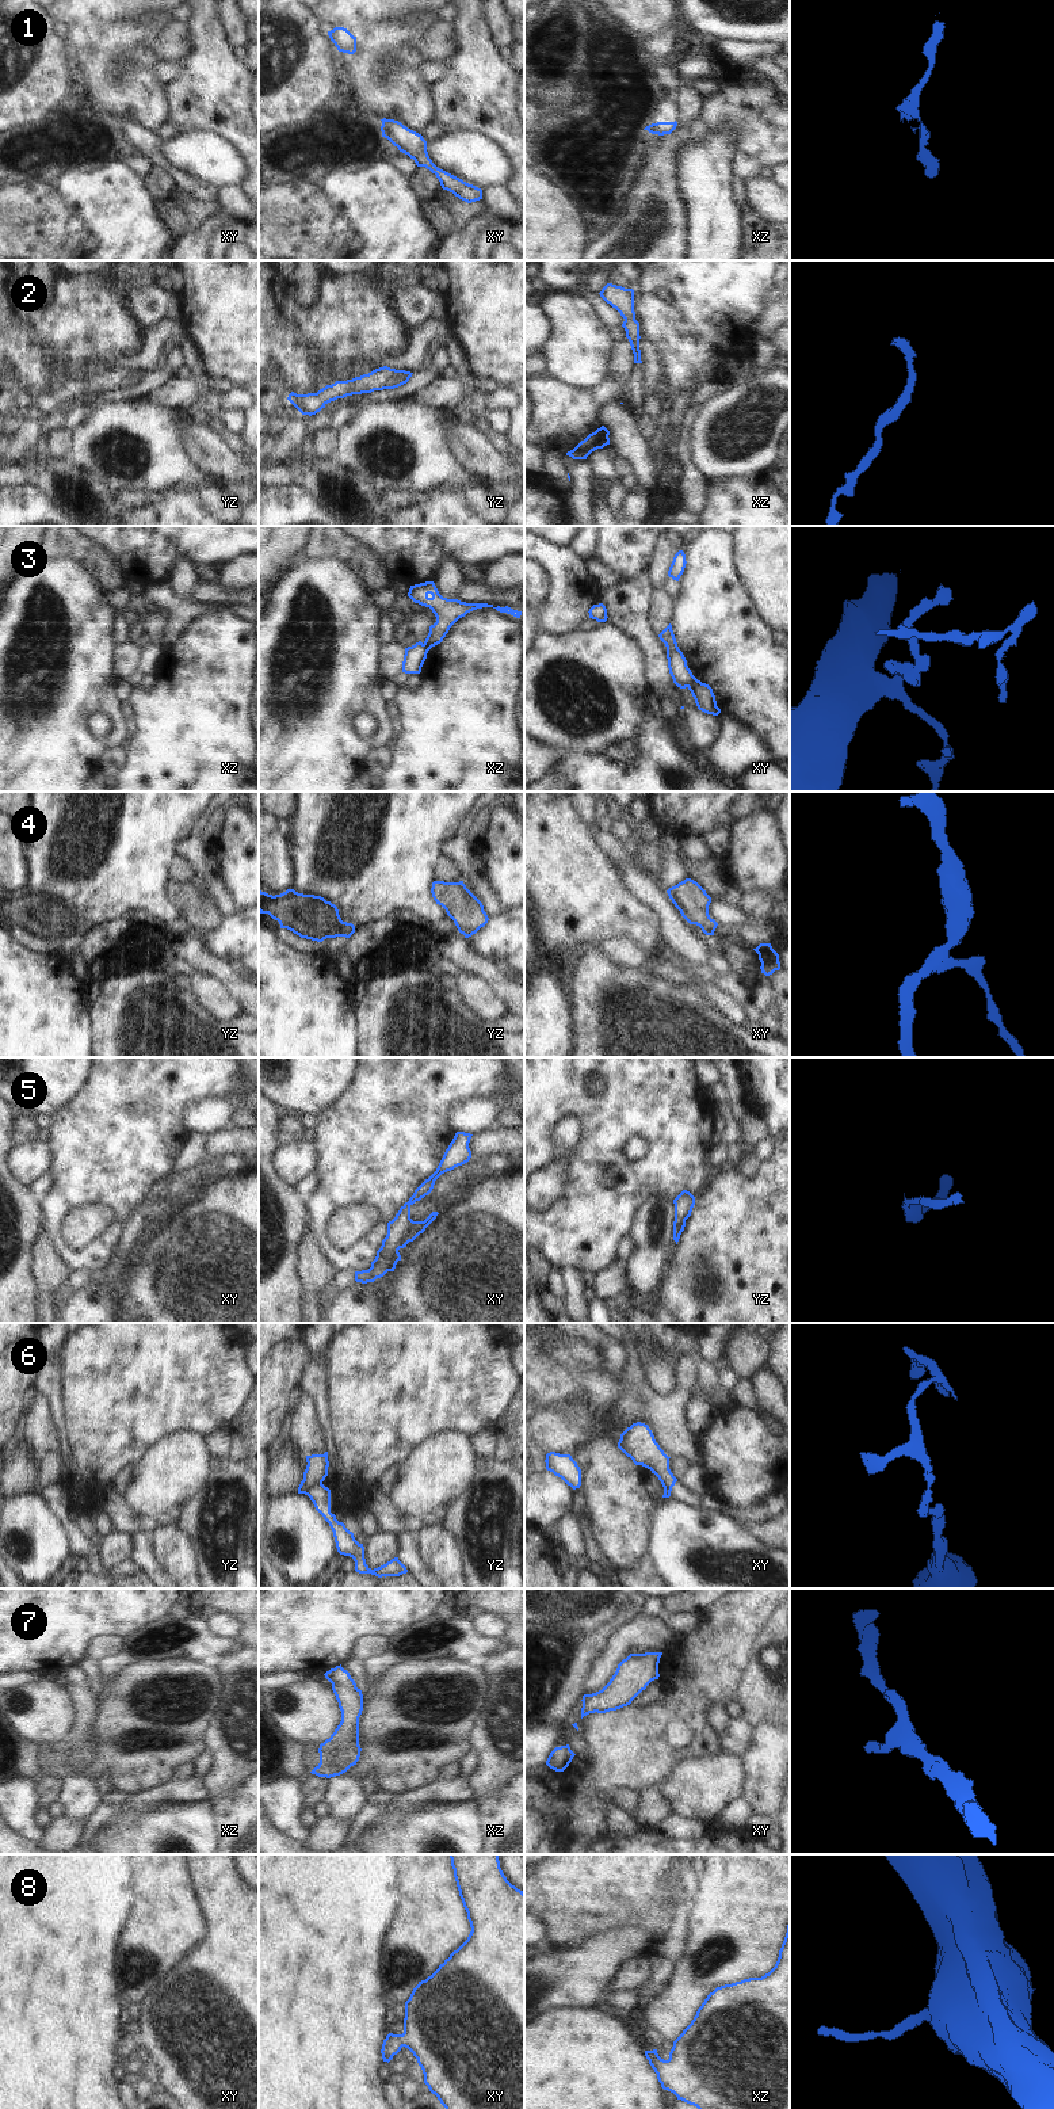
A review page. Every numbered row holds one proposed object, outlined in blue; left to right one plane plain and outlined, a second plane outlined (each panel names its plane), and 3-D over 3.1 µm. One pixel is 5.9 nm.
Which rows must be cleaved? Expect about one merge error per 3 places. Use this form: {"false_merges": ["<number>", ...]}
{"false_merges": ["3", "6"]}

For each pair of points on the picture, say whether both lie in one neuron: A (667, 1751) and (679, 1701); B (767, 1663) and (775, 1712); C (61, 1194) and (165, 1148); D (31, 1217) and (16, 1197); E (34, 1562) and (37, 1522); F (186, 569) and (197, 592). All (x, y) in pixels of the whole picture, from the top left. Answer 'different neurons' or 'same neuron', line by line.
A: same neuron
B: same neuron
C: same neuron
D: same neuron
E: same neuron
F: different neurons

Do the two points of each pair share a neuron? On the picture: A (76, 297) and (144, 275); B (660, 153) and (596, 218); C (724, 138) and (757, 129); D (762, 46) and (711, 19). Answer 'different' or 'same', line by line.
A: different
B: same
C: different
D: different

